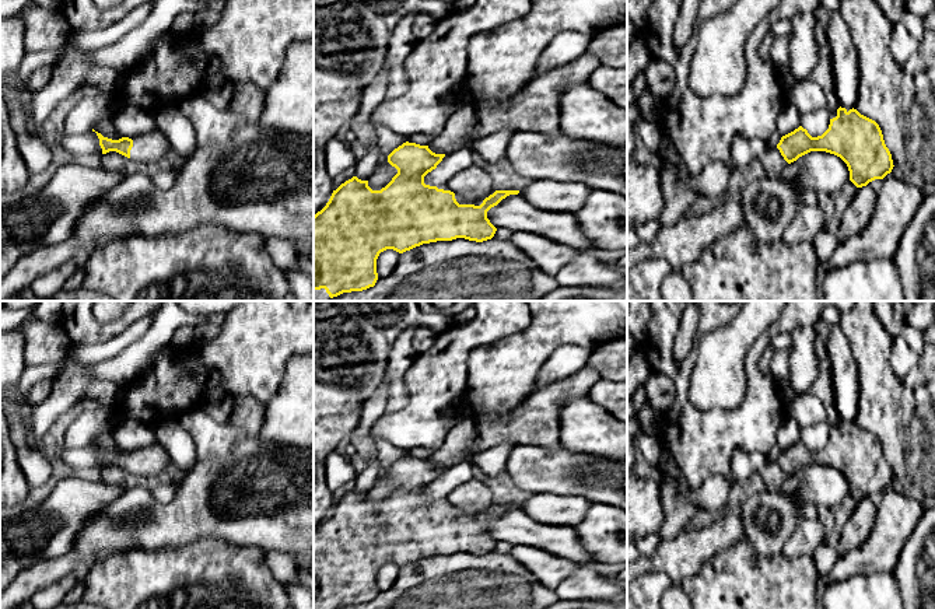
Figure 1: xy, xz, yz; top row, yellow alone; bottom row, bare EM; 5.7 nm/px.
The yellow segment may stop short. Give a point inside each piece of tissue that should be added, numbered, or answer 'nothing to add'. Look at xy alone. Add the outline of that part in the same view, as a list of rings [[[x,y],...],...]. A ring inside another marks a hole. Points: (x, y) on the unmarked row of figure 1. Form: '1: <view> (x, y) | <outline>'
1: xy (150, 461) | [[[160,444],[139,448],[132,452],[130,473],[141,477],[161,476],[172,463],[168,452]]]

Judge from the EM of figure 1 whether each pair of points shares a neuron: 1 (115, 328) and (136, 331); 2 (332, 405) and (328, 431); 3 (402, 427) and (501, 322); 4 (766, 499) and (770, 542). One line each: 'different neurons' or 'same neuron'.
1: different neurons
2: different neurons
3: same neuron
4: same neuron

